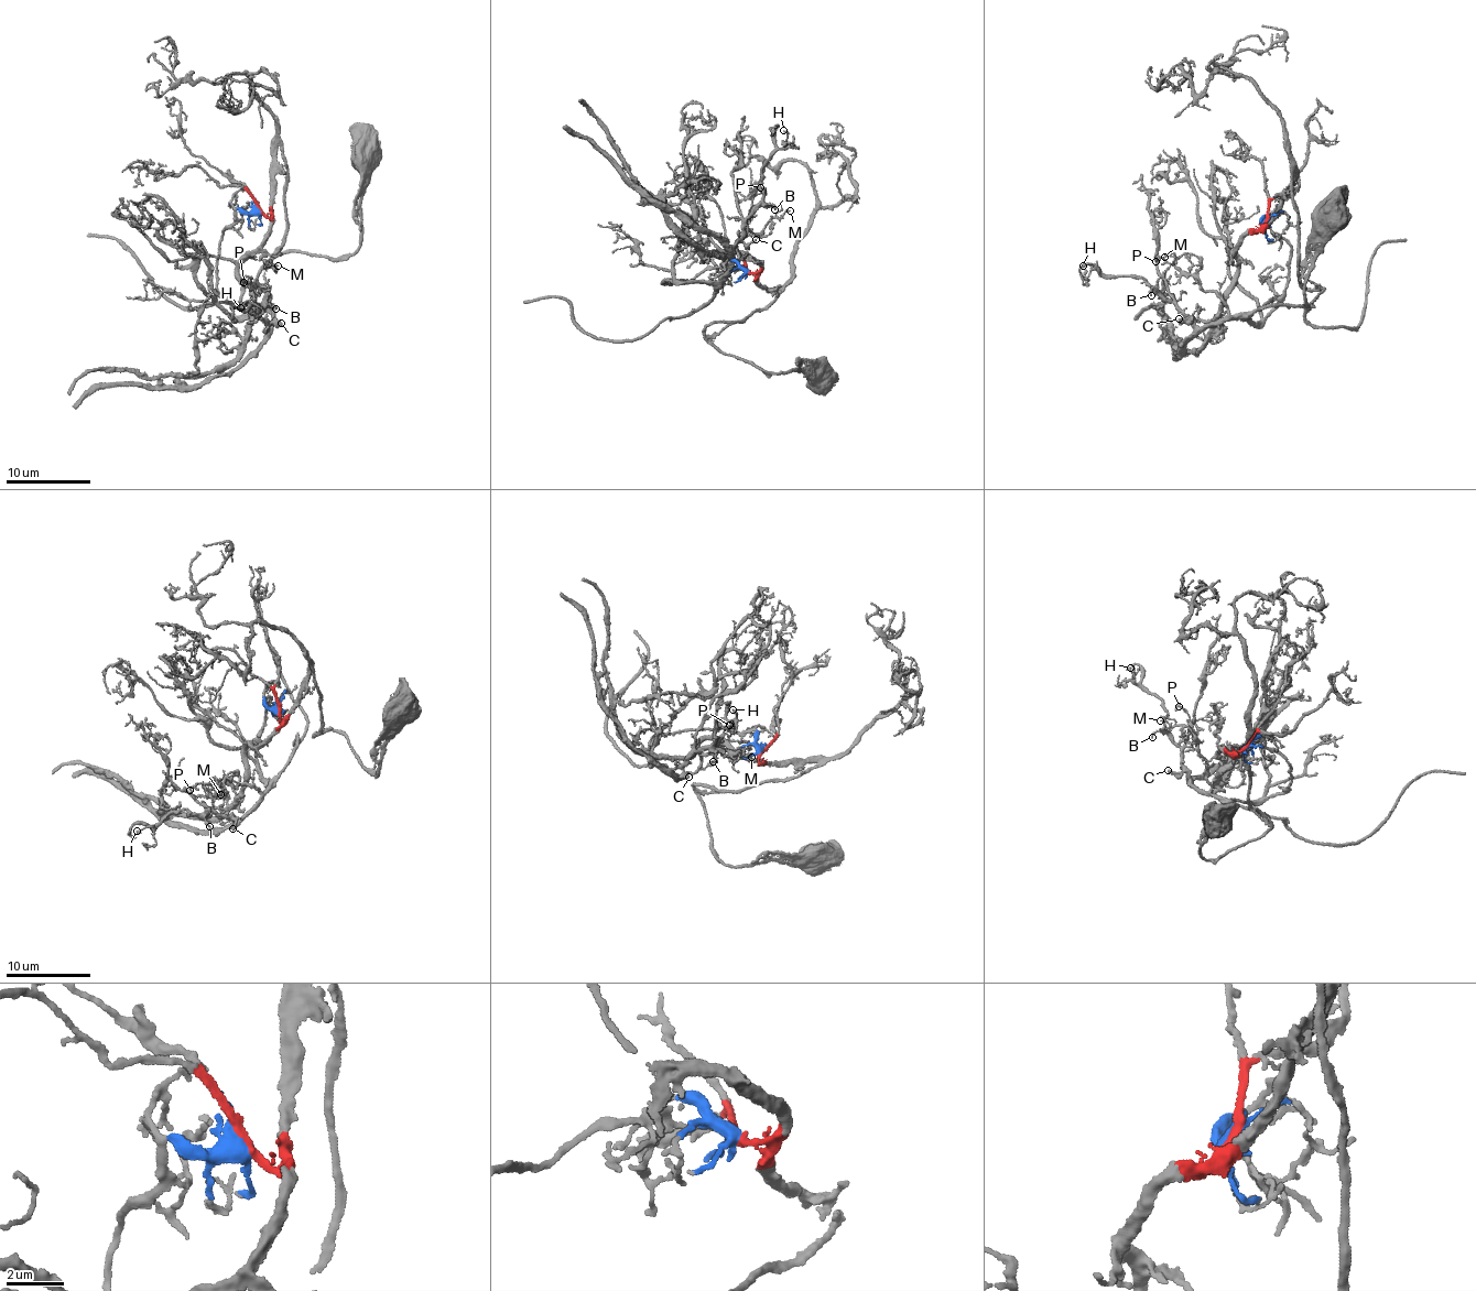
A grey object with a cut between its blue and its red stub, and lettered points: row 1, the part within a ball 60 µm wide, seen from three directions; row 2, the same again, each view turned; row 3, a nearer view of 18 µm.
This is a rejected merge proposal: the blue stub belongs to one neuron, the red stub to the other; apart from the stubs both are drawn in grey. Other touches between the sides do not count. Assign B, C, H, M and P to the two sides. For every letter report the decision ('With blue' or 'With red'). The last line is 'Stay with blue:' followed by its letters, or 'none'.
B: With blue
C: With blue
H: With blue
M: With blue
P: With blue
Stay with blue: B, C, H, M, P

